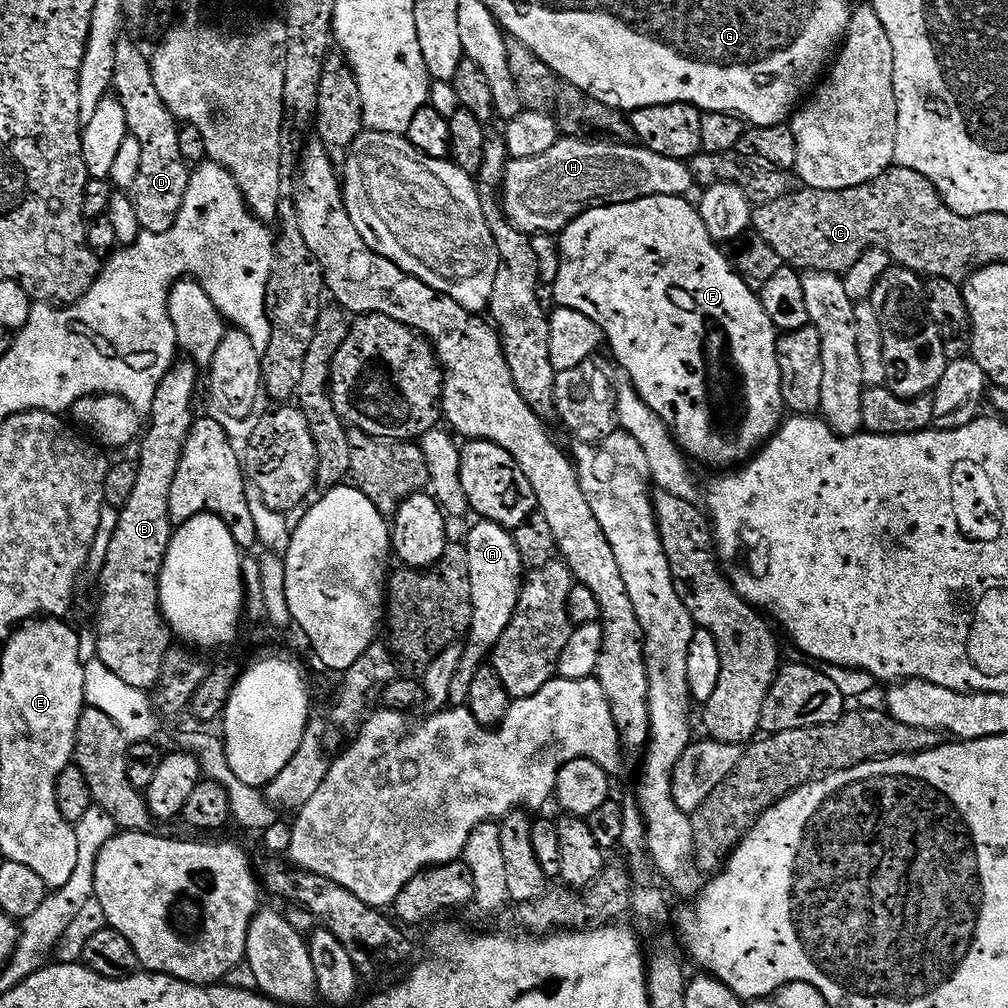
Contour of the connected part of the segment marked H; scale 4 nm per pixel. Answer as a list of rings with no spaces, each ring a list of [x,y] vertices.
[[[567,140],[556,141],[546,154],[538,154],[521,160],[509,159],[504,171],[502,185],[502,207],[509,222],[518,230],[529,234],[536,232],[563,233],[570,221],[578,218],[591,208],[608,208],[611,204],[625,204],[651,196],[683,196],[694,188],[691,167],[685,161],[666,158],[654,154],[654,150],[639,143],[621,144],[602,140]]]

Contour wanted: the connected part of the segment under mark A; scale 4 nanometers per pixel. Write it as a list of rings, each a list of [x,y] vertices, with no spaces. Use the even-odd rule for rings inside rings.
[[[489,520],[477,521],[464,542],[470,557],[472,614],[471,626],[463,641],[462,659],[450,685],[448,703],[451,707],[467,705],[475,675],[485,665],[514,616],[526,572],[521,562],[521,554],[518,553],[515,535],[498,523]]]

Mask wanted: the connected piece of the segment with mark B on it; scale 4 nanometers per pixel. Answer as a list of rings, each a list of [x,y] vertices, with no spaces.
[[[181,359],[172,365],[158,390],[154,394],[152,409],[146,413],[146,427],[138,440],[138,479],[130,502],[119,509],[118,526],[114,530],[114,538],[110,538],[110,550],[106,550],[106,562],[102,566],[102,574],[98,578],[100,584],[100,613],[96,616],[96,652],[95,659],[100,660],[122,682],[135,688],[155,689],[160,682],[164,669],[164,659],[170,650],[168,644],[174,640],[164,614],[160,611],[160,571],[172,541],[174,525],[170,518],[170,486],[174,486],[174,478],[178,474],[178,462],[182,462],[182,450],[186,446],[188,432],[192,429],[194,413],[192,399],[196,396],[197,365],[191,359]]]

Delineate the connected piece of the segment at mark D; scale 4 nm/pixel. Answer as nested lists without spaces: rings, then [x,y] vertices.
[[[121,35],[115,51],[115,65],[112,88],[125,110],[128,131],[138,138],[142,145],[142,167],[138,169],[138,178],[134,178],[134,186],[130,190],[130,199],[134,206],[134,214],[138,214],[141,229],[146,232],[165,232],[178,218],[182,210],[182,202],[186,198],[190,165],[182,158],[182,150],[178,146],[180,124],[174,114],[162,102],[158,94],[158,86],[154,86],[152,61],[128,37]]]

